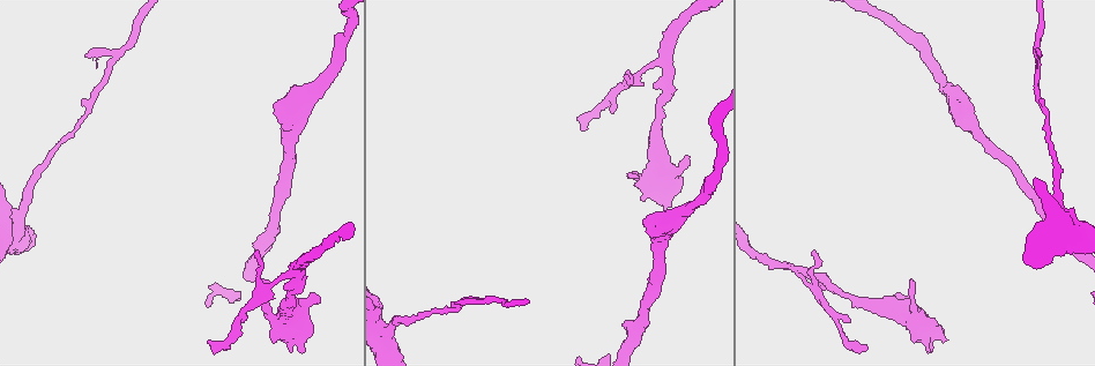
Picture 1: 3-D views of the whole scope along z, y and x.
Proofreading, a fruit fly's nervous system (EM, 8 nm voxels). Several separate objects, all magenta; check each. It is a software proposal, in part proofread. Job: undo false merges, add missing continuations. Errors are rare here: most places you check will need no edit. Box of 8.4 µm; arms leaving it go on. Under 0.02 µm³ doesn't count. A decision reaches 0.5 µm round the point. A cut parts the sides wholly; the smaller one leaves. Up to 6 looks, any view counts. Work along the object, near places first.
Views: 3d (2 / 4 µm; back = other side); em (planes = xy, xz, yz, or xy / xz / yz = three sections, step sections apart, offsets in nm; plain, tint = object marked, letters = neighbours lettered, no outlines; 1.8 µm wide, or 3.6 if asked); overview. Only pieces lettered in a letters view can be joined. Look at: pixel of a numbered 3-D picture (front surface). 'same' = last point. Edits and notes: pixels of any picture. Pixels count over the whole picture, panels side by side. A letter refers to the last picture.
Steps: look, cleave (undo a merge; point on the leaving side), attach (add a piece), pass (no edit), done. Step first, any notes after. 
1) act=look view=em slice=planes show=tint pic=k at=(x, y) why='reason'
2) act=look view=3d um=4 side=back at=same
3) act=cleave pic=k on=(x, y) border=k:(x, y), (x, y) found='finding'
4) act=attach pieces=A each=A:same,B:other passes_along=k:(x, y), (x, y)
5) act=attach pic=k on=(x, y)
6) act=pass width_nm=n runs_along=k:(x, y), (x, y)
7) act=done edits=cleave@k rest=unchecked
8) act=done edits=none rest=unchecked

act=look view=3d um=2 pic=1 at=(318, 297) why='free end'

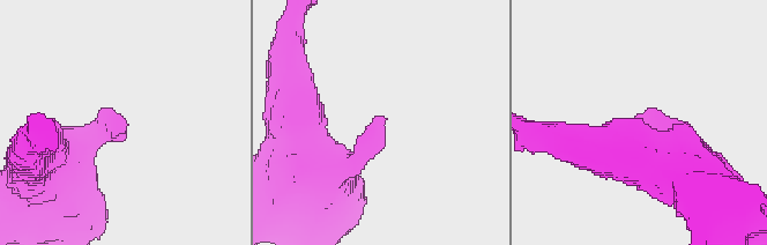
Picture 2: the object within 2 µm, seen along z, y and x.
act=look view=em slice=xz step=8 show=letters pic=2 at=(121, 120)

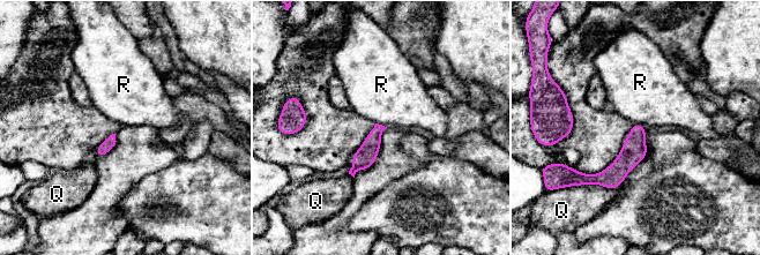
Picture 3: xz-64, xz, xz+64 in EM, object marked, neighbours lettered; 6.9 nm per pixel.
act=pass each=Q:other,R:other border=3:(634, 122), (646, 127) found='no lettered piece goes on from it'

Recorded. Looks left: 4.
act=look view=3d um=2 pic=1 at=(299, 278) why='branch point'

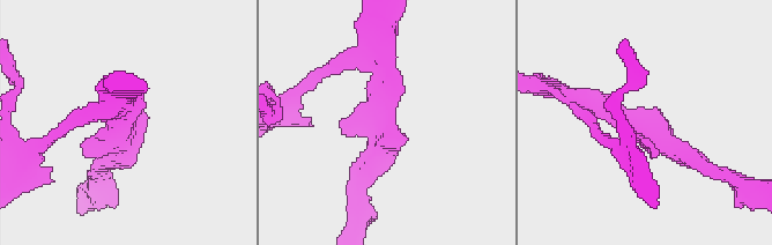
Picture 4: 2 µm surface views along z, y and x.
act=look view=em slice=yz step=8 show=tint pic=4 at=(381, 93) why='shape alone is not enough'

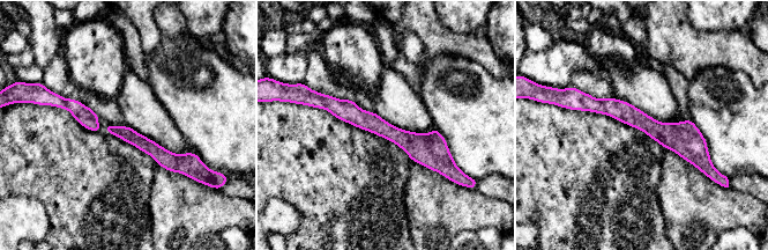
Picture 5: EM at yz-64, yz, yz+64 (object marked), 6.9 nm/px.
act=look view=em slice=planes show=letters at=same why='another direction'

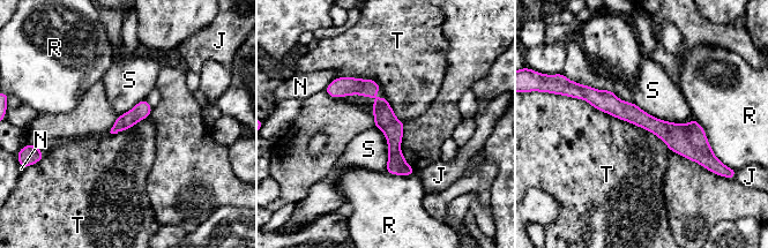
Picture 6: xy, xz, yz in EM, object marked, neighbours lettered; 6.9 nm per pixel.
act=pass each=J:other,N:other,R:other,S:other,T:other border=6:(634, 102), (664, 120), (692, 119) found='all the same cell'

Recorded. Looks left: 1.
act=done edits=none rest=unchecked

